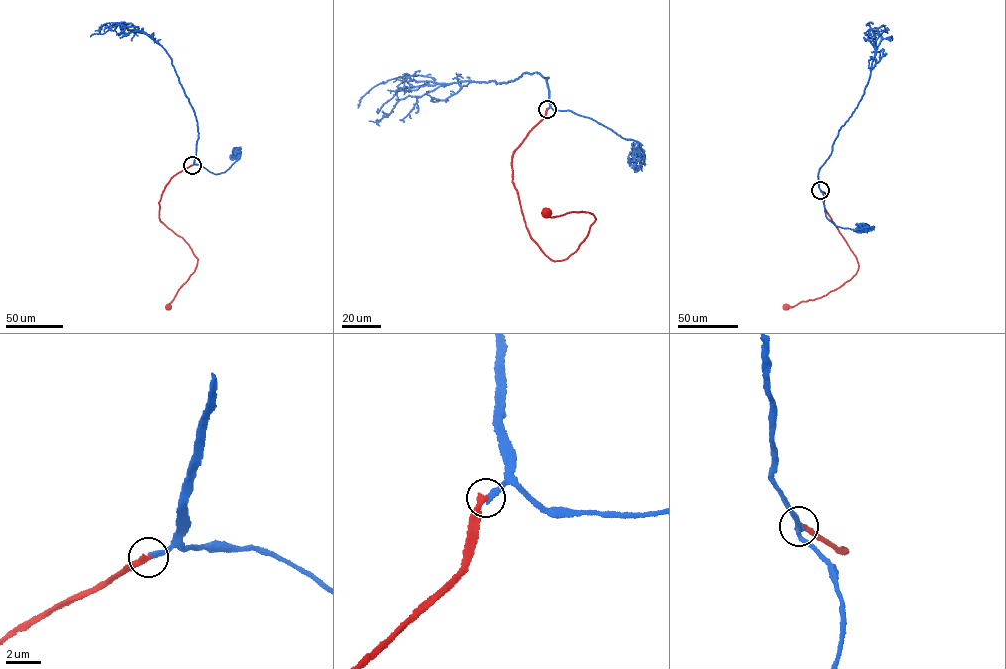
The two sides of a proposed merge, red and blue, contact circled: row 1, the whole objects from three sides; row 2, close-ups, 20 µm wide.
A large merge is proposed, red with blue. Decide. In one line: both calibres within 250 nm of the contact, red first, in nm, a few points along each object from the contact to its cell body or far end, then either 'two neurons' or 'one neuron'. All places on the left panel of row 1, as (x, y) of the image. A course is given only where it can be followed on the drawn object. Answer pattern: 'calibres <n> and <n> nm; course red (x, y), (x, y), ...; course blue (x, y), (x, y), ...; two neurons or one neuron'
calibres 360 and 240 nm; course red (192, 165), (171, 178), (159, 203), (159, 220), (184, 240), (198, 259), (193, 273), (169, 307); course blue (192, 165), (198, 135), (197, 123), (165, 50), (146, 34), (120, 24), (90, 36); two neurons

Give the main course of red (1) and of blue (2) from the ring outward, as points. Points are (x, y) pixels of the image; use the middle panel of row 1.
1: (547, 108), (513, 154), (513, 182), (529, 234), (558, 261), (575, 252), (595, 218), (547, 212)
2: (547, 109), (548, 77), (527, 72), (496, 83), (414, 87), (393, 78), (374, 86), (358, 107)

